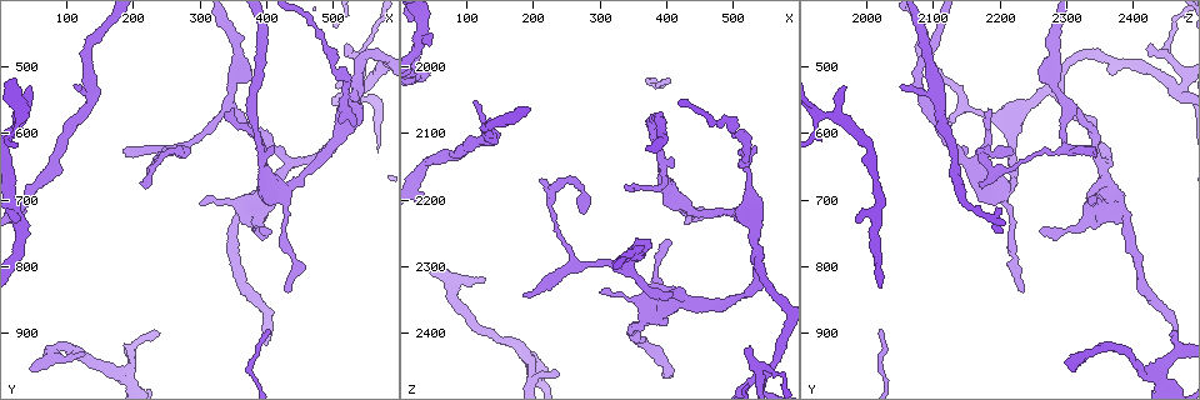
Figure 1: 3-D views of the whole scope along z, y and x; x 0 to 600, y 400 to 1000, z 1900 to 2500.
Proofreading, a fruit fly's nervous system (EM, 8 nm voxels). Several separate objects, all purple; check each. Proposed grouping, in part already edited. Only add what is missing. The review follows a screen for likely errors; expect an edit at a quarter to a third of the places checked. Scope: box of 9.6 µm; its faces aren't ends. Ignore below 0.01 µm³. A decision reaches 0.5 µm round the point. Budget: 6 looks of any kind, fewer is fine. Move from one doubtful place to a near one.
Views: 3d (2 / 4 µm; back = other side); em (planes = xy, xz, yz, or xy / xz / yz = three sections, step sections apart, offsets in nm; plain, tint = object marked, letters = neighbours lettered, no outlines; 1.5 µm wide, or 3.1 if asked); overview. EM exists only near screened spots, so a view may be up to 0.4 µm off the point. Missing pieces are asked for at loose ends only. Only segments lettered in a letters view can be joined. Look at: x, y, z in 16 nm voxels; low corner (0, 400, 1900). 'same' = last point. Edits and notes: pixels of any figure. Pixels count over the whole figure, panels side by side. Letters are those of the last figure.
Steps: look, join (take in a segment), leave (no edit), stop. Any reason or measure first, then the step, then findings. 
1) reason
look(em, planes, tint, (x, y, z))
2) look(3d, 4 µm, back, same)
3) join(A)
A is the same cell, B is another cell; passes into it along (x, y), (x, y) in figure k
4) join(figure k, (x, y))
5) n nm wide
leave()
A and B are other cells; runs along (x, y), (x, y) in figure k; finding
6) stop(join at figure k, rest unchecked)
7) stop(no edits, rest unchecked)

free end
look(3d, 2 µm, back, (45, 960, 2310))

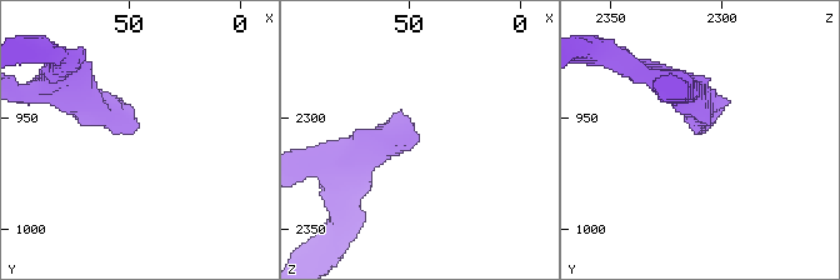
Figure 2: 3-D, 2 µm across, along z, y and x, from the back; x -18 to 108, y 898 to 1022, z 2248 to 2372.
now the EM
look(em, xy, step 4, letters, (47, 956, 2309))

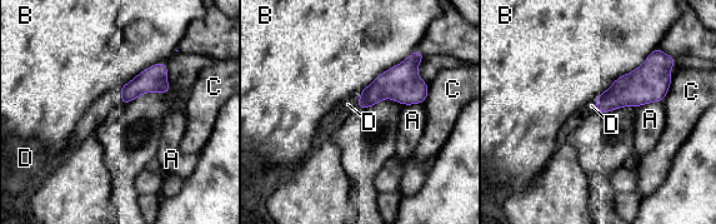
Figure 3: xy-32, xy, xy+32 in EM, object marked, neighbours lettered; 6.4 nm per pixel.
110 nm wide
join(D)
D is the same cell, A, B and C are other cells; it goes on there

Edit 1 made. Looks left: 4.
look(overview)

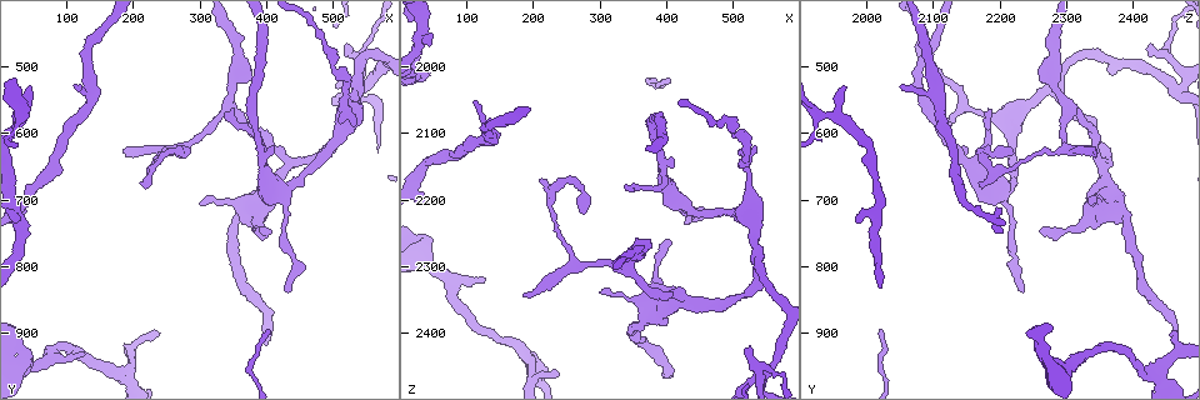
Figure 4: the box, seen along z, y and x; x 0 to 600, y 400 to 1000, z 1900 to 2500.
free end
look(em, yz, step 4, letters, (50, 530, 1965))

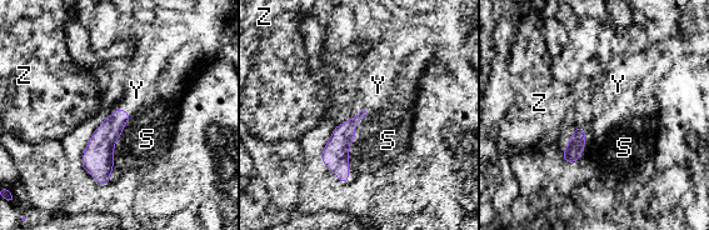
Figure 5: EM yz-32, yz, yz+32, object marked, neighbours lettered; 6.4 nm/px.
join(Y)
Y is the same cell, S and Z are other cells; the neuron continues

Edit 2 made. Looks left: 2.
stop(join at figure 3, join at figure 5, rest unchecked)

